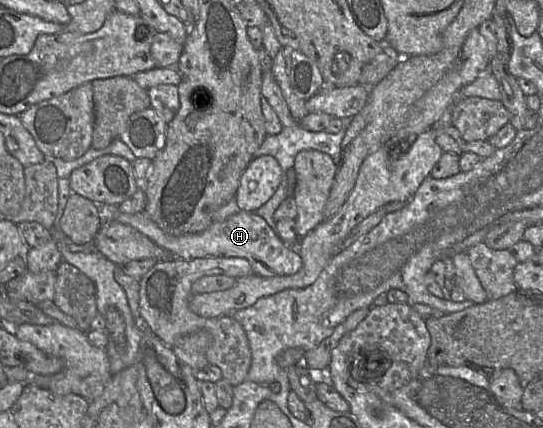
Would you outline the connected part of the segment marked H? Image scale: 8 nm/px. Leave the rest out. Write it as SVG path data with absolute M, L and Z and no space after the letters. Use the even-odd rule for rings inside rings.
M103 207L104 219L113 219L129 225L148 237L157 246L169 252L173 258L193 260L205 257L236 257L246 259L253 274L262 277L293 275L302 267L297 243L289 245L282 241L268 223L254 212L239 211L223 221L212 222L203 232L172 236L166 234L145 211L135 214L120 212L117 207Z

